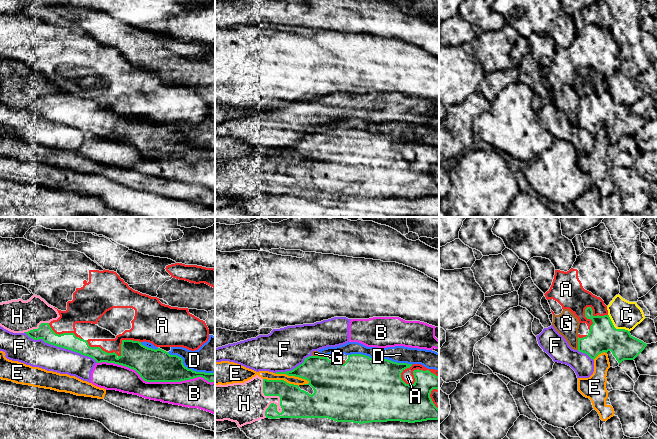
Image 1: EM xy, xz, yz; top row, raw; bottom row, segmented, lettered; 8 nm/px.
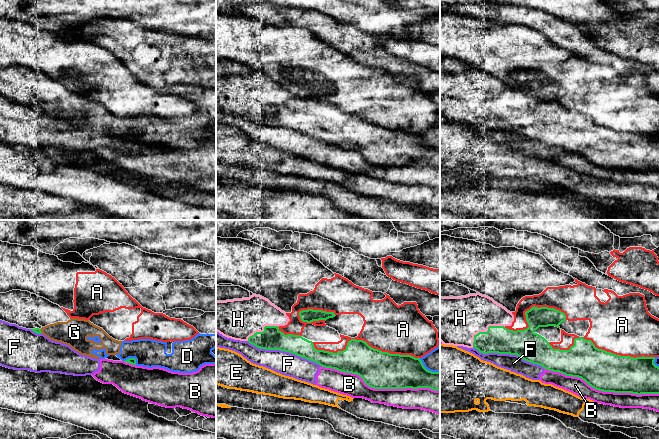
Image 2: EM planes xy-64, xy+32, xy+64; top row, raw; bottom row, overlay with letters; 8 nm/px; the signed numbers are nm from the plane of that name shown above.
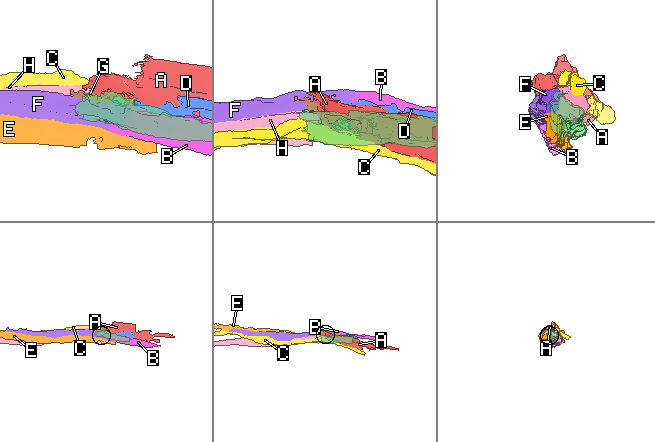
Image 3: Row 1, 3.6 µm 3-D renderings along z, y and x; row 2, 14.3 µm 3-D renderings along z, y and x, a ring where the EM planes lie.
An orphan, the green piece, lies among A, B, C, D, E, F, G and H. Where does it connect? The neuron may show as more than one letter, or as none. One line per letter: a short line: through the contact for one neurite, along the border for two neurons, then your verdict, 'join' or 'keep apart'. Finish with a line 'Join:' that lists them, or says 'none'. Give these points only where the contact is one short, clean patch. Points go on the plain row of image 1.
A: keep apart
B: keep apart
C: keep apart
D: keep apart
E: keep apart
F: keep apart
G: keep apart
H: join
Join: H

